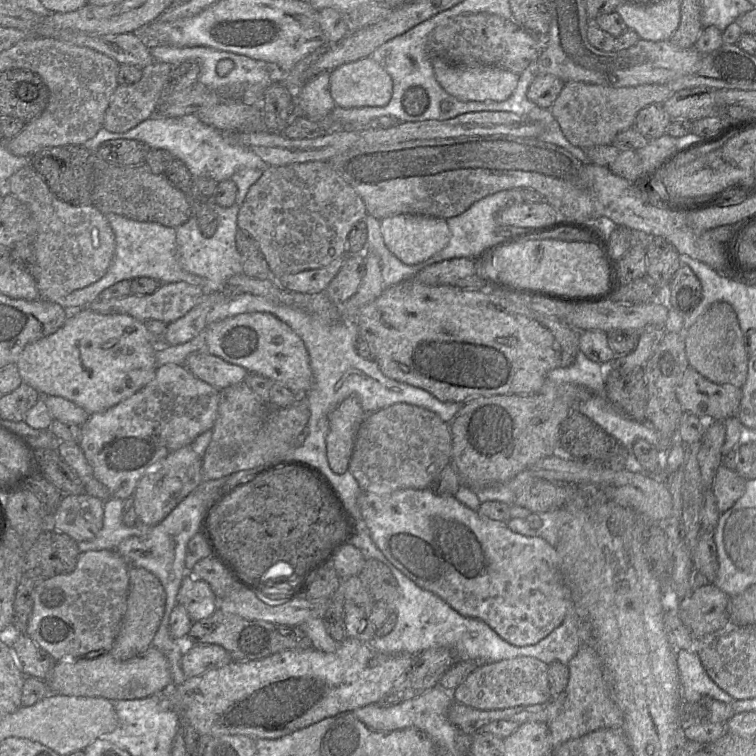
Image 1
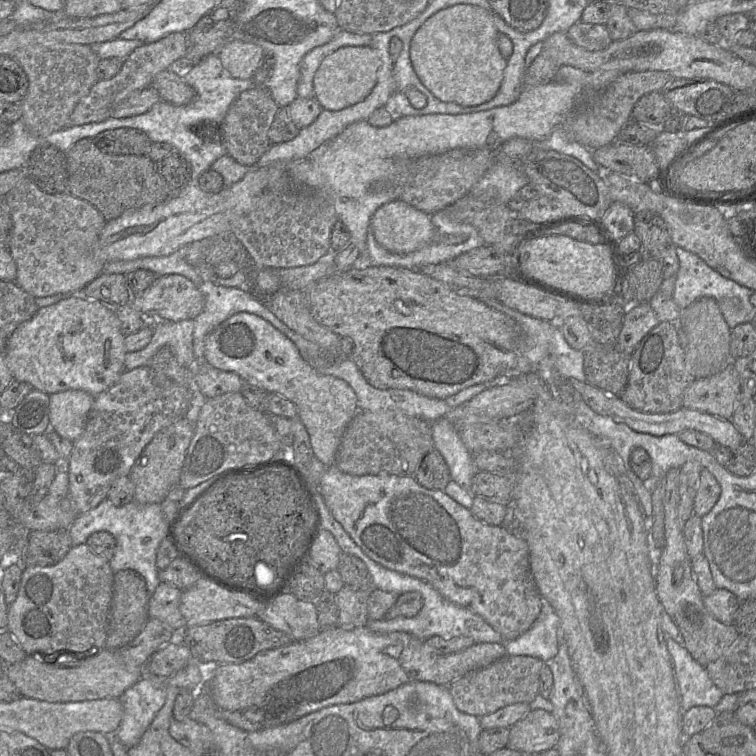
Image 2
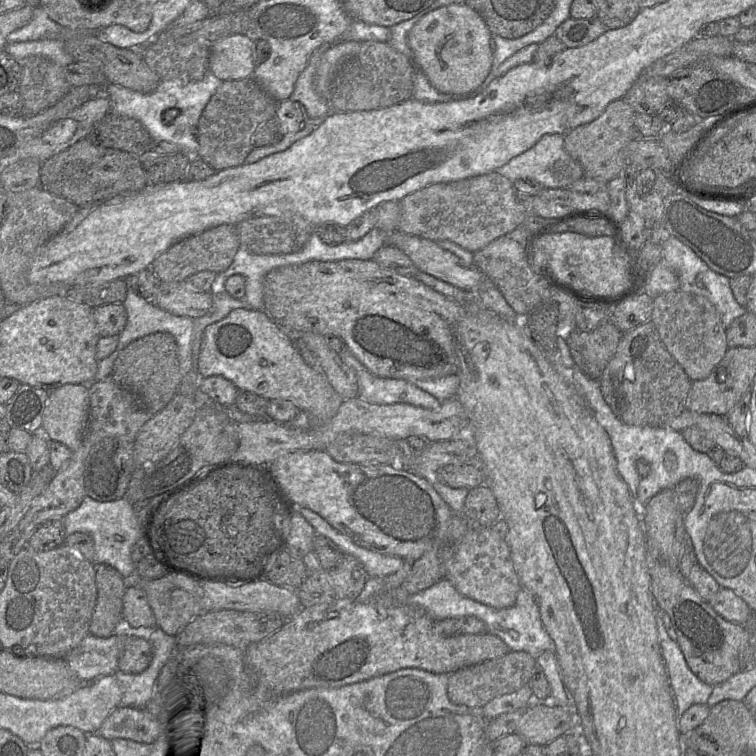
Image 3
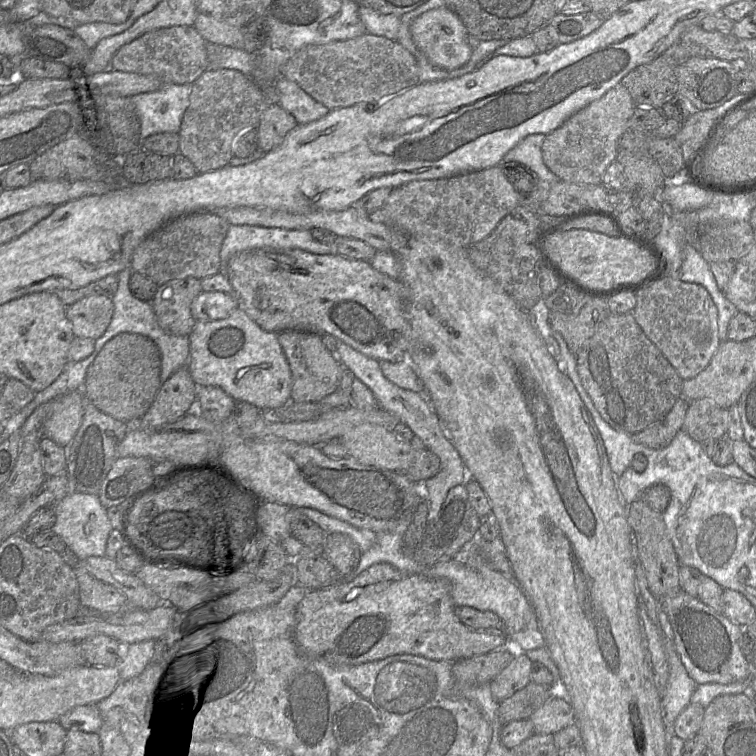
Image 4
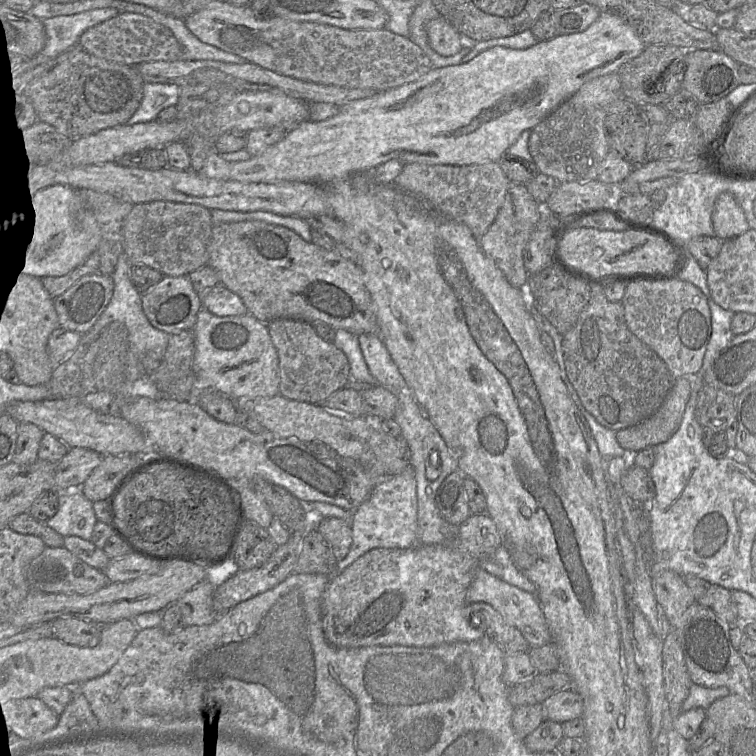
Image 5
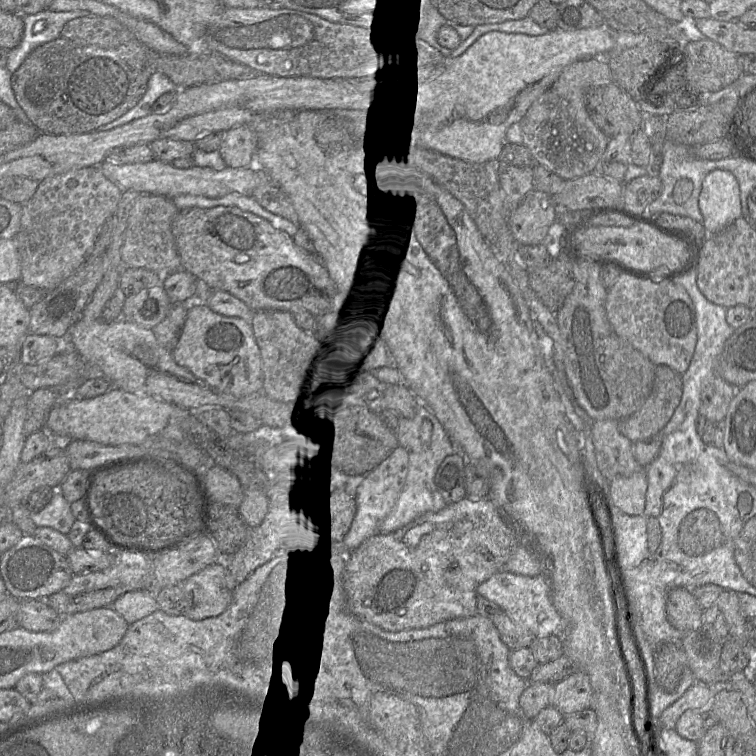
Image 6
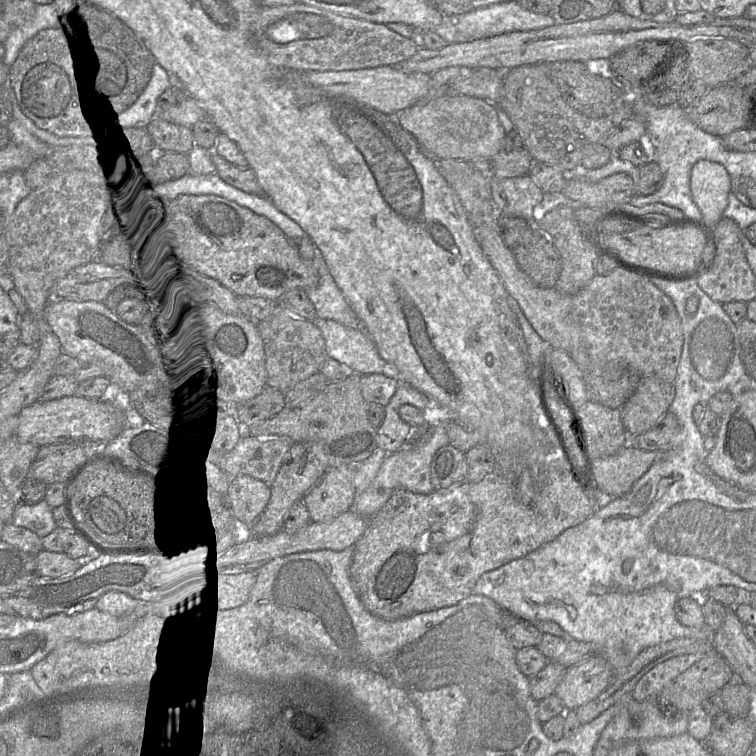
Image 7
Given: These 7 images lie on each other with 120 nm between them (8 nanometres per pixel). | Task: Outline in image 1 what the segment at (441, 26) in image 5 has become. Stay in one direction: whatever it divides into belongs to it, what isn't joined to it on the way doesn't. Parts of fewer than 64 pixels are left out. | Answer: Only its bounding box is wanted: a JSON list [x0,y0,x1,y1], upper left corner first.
[431,59,519,102]

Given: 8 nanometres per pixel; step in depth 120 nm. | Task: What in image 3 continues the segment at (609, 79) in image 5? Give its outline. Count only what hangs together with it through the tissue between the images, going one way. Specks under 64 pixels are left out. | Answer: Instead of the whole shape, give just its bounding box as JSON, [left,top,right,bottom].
[564,98,633,182]

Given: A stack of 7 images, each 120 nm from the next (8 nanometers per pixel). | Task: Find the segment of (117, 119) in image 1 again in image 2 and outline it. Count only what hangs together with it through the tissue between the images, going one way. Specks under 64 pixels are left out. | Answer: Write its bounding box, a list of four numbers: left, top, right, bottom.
[67,32,188,127]

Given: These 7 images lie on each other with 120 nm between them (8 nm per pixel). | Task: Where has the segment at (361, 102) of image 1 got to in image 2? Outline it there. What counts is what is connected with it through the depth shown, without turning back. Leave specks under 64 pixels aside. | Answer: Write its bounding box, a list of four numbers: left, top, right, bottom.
[313,46,381,110]

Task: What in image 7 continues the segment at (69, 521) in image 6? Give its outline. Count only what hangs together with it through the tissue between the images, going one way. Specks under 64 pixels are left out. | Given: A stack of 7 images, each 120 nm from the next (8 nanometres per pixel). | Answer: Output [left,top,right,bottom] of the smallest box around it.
[12,499,57,538]

